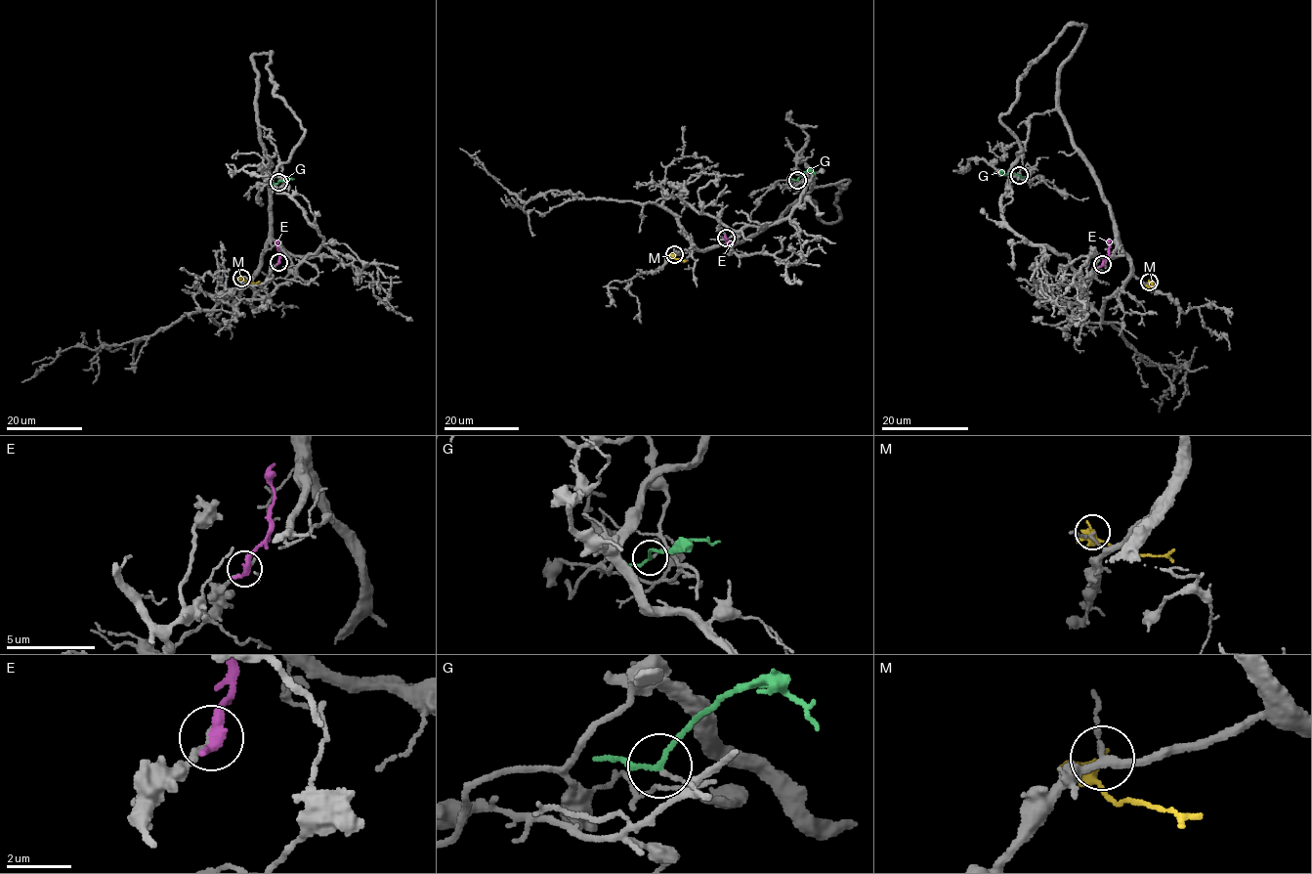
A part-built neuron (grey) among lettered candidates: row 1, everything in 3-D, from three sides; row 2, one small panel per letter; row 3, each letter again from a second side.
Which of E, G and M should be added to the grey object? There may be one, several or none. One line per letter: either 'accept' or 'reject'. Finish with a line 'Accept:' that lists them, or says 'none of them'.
E: reject
G: accept
M: reject
Accept: G

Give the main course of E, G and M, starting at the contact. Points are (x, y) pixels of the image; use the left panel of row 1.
E: (277, 262), (280, 255), (275, 240)
G: (278, 182), (293, 179)
M: (242, 278), (247, 282), (260, 281)

